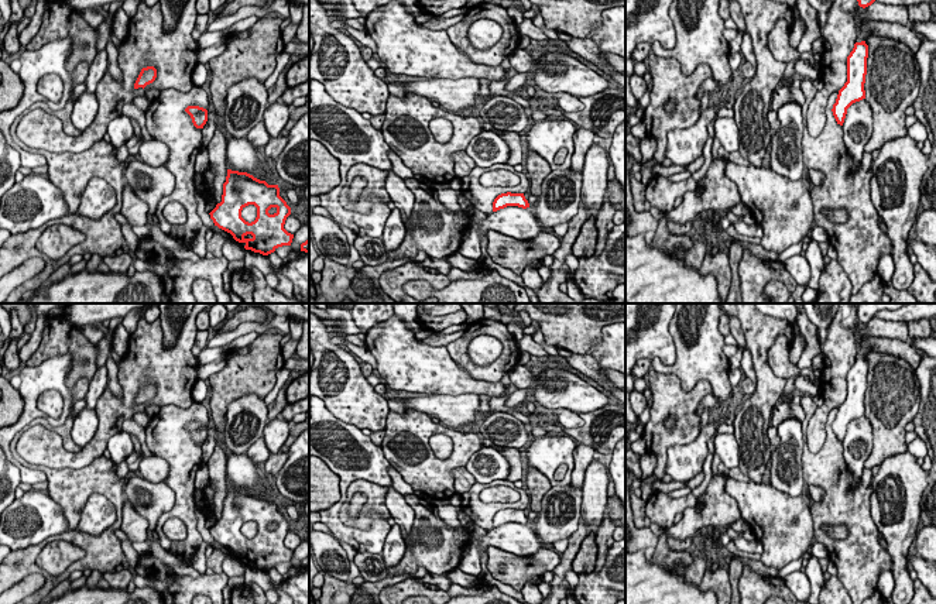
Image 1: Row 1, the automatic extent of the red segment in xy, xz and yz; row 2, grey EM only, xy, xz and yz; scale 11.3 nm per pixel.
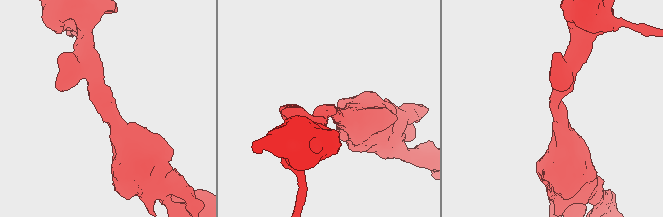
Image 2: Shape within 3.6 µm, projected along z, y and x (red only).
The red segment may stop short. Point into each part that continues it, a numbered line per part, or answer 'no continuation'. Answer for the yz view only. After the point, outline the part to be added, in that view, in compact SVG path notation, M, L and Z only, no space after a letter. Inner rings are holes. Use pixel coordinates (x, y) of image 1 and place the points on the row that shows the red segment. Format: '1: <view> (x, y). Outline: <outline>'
no continuation

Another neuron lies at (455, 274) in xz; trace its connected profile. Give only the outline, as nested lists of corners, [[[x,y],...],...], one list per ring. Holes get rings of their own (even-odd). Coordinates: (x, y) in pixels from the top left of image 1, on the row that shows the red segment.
[[[452,268],[450,272],[448,274],[450,282],[456,281],[456,279],[477,279],[481,278],[484,275],[488,275],[490,271],[487,268],[481,270],[481,271],[472,271],[472,272],[464,272],[462,270],[457,268]]]

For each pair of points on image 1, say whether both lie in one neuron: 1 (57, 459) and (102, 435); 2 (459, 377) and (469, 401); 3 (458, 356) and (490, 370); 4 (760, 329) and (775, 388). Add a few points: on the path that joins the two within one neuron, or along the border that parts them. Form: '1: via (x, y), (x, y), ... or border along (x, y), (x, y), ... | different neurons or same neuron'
1: via (68, 459), (81, 459), (93, 446) | same neuron
2: border along (479, 394), (434, 395) | different neurons
3: via (466, 364), (475, 370), (482, 370) | same neuron
4: via (760, 343), (764, 374) | same neuron

